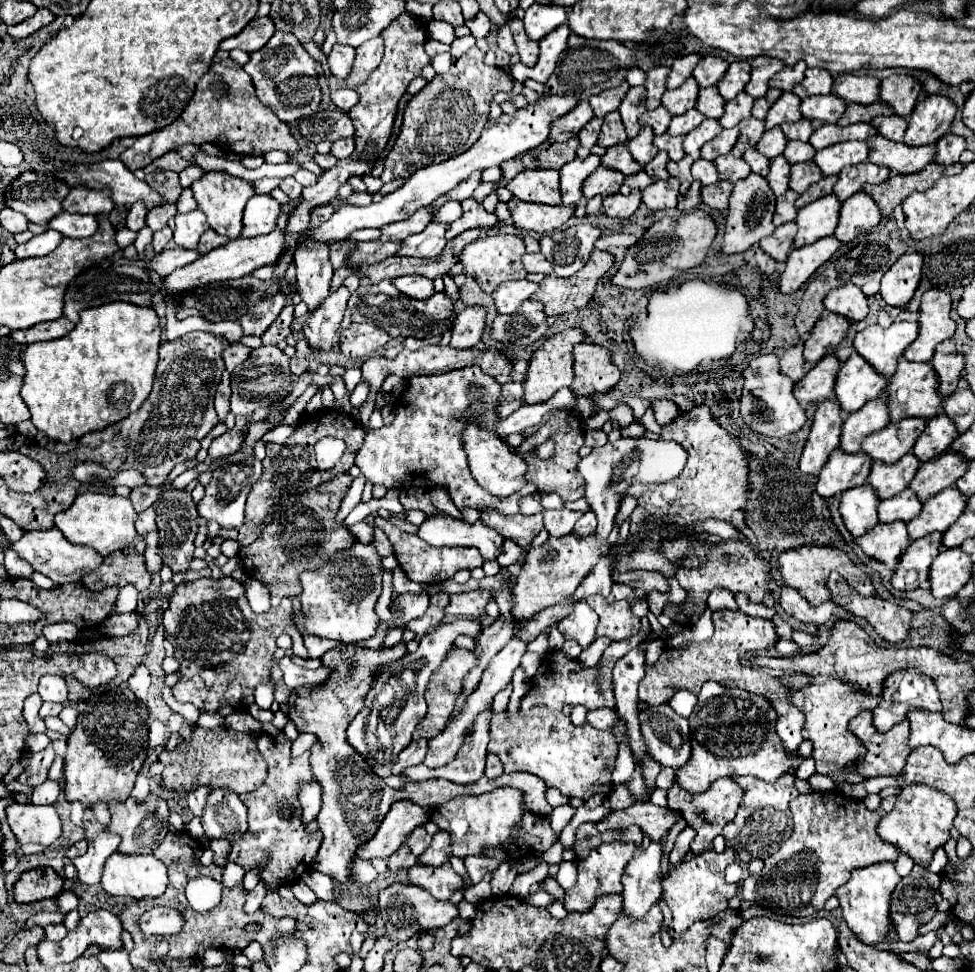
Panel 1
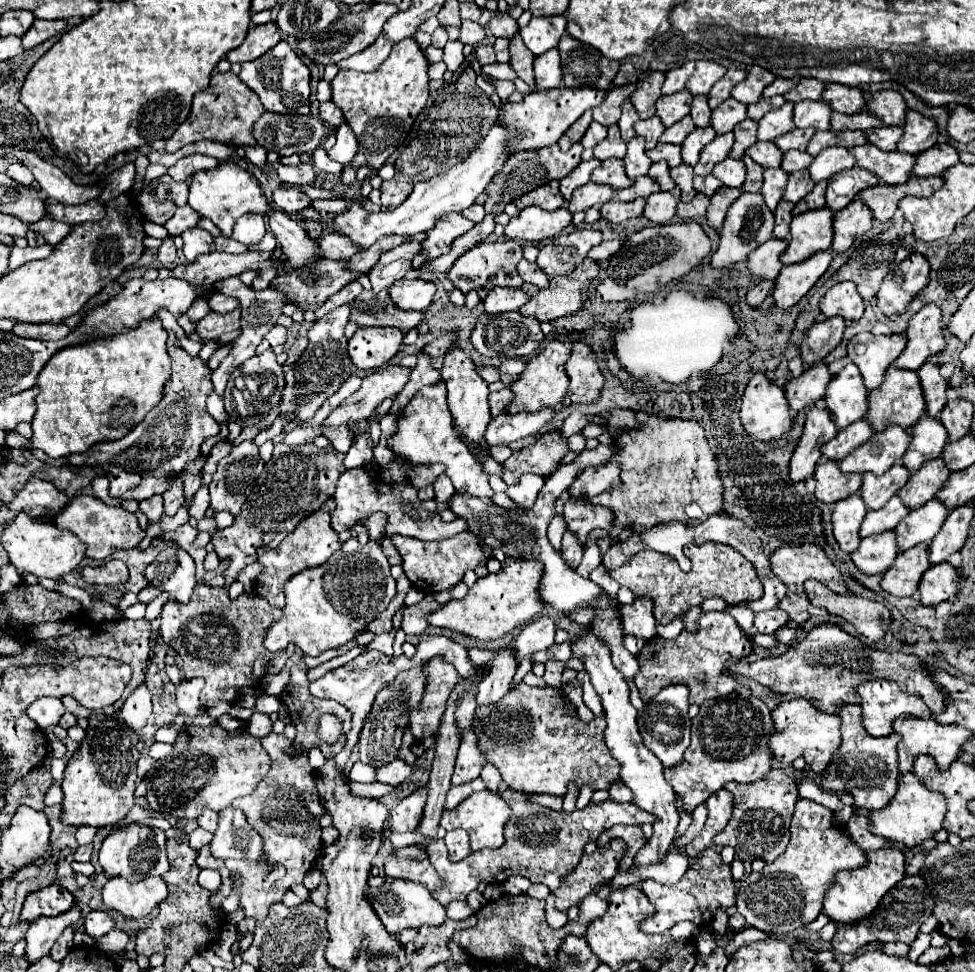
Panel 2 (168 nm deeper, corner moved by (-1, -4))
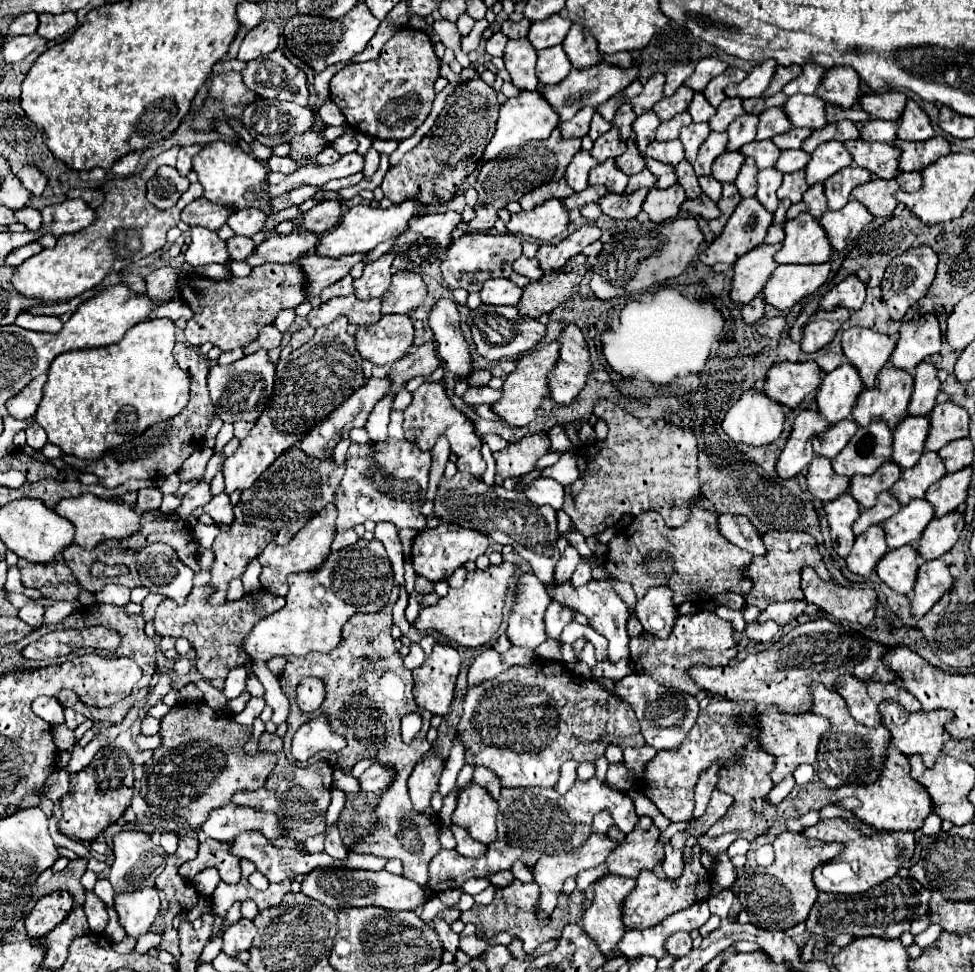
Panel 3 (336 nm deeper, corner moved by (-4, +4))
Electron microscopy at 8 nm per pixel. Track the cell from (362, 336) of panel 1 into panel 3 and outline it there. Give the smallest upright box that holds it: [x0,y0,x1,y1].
[354,316,414,366]

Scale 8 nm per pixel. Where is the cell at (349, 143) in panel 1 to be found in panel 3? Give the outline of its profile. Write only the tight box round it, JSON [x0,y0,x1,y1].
[332,126,358,154]

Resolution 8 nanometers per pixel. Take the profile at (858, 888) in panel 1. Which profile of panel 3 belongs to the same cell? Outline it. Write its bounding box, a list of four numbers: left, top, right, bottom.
[802,818,914,894]

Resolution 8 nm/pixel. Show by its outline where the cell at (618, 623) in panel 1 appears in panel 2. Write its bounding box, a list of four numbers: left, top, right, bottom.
[621,596,657,640]

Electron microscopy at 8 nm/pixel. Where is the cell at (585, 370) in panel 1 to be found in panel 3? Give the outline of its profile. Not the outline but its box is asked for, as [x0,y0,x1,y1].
[550,324,592,404]

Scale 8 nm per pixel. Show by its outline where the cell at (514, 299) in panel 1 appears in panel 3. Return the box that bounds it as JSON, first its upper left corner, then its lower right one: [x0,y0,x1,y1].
[480,278,522,306]

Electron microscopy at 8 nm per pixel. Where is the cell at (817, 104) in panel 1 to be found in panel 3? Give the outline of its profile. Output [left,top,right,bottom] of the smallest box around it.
[784,96,826,130]

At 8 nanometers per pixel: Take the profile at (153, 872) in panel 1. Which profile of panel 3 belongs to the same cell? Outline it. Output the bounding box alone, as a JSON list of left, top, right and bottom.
[114,888,160,936]

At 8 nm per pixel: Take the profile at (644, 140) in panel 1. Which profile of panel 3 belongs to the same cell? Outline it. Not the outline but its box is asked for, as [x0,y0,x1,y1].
[616,134,646,176]

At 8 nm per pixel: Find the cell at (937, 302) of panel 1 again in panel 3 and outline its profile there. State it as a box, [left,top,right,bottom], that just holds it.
[890,312,942,372]

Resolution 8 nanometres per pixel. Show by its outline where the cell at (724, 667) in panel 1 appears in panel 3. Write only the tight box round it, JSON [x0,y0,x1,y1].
[630,612,738,696]

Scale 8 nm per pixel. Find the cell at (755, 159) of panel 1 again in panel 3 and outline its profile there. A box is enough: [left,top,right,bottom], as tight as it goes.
[734,158,758,196]

